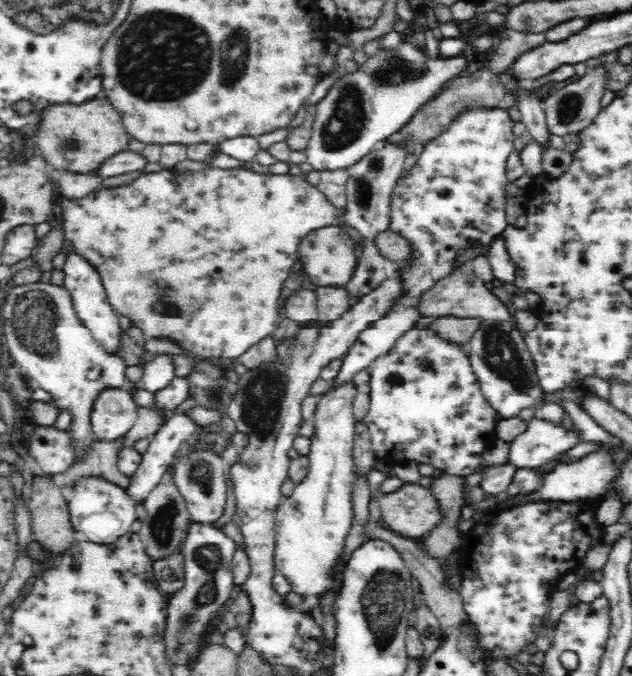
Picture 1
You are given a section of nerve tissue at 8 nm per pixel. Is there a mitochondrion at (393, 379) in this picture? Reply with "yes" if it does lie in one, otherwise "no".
yes

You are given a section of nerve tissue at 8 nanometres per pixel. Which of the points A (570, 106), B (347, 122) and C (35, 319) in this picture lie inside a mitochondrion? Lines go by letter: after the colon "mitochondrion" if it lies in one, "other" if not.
A: mitochondrion
B: mitochondrion
C: mitochondrion

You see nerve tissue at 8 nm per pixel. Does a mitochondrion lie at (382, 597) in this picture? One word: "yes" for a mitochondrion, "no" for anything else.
yes

